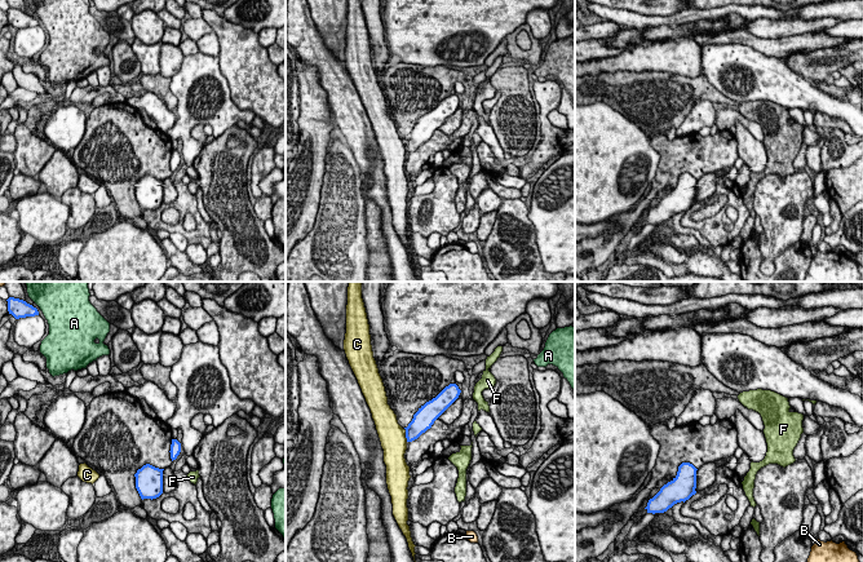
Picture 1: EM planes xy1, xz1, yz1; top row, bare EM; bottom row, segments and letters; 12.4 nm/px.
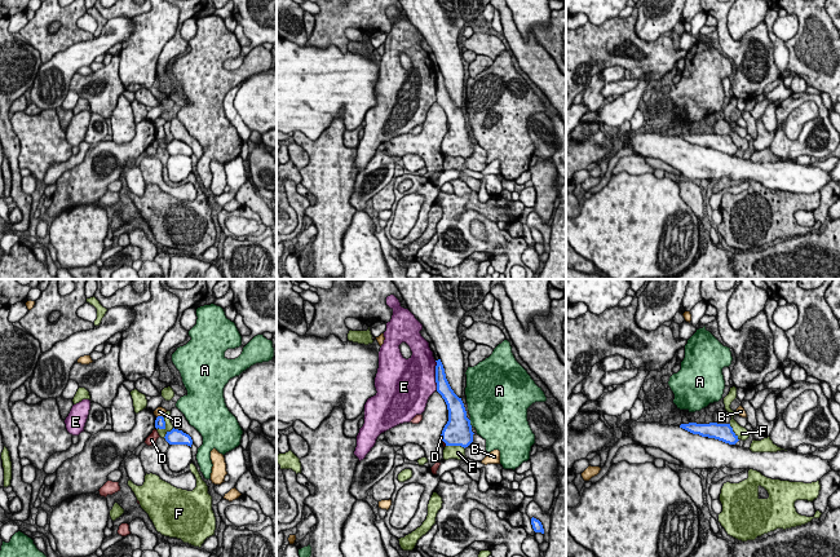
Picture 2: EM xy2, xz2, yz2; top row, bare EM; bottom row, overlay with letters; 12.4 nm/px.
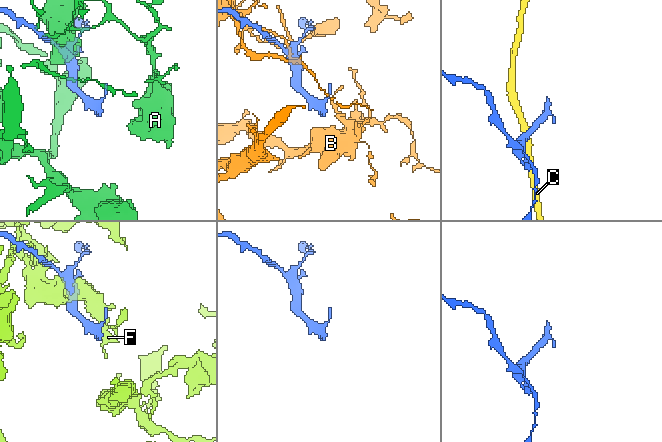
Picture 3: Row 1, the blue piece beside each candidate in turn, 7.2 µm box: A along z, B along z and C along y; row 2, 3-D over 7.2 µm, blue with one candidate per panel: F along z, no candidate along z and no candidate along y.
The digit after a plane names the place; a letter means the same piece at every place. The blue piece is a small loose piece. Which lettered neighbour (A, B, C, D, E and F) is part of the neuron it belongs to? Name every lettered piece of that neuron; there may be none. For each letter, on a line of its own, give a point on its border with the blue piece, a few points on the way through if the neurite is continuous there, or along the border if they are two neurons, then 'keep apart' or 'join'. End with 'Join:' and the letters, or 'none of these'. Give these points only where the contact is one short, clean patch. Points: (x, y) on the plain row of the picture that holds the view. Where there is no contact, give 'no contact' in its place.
A: contact xz2 (469, 133); border xz2 (468, 129), (472, 136); keep apart
B: contact xy2 (159, 127); keep apart
C: contact xz1 (406, 146); border xz1 (405, 141), (407, 151); keep apart
D: contact xz2 (442, 150); border xz2 (441, 146), (446, 155); keep apart
E: contact xz2 (436, 85); keep apart
F: contact xy2 (164, 136); keep apart
Join: none of these

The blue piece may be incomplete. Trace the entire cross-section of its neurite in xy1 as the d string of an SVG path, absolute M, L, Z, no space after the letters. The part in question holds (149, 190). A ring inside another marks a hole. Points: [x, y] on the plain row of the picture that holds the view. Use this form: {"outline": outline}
{"outline": "M150 174L143 176L134 185L136 199L141 209L156 209L163 204L163 181Z"}

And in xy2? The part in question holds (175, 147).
{"outline": "M174 138L171 142L167 142L164 149L169 155L187 155L190 158L193 155L193 150L189 145Z"}

